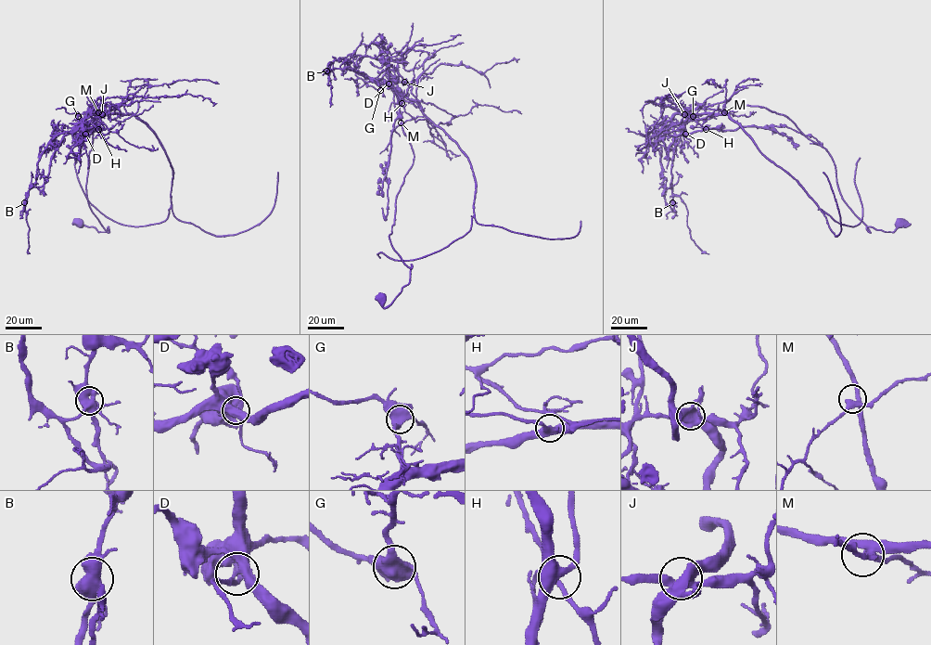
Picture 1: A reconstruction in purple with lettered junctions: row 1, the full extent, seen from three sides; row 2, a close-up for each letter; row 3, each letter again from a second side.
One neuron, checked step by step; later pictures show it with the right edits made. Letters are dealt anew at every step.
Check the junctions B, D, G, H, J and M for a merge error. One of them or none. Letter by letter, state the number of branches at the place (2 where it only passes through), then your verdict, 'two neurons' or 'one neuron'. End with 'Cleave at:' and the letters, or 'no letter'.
B: 5 branches meet; two neurons
D: 4 branches meet; one neuron
G: 4 branches meet; one neuron
H: 5 branches meet; one neuron
J: 5 branches meet; one neuron
M: 4 branches meet; one neuron
Cleave at: B

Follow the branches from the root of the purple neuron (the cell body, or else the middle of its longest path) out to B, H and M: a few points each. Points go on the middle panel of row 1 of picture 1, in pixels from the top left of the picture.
B: (382, 297), (387, 307), (410, 280), (388, 236), (414, 153), (388, 70), (377, 82), (327, 70)
H: (382, 297), (387, 307), (409, 282), (412, 266), (388, 238), (414, 153), (388, 70), (388, 83), (401, 103)
M: (382, 297), (387, 307), (409, 282), (412, 266), (403, 262), (388, 238), (397, 194), (414, 158), (401, 122)

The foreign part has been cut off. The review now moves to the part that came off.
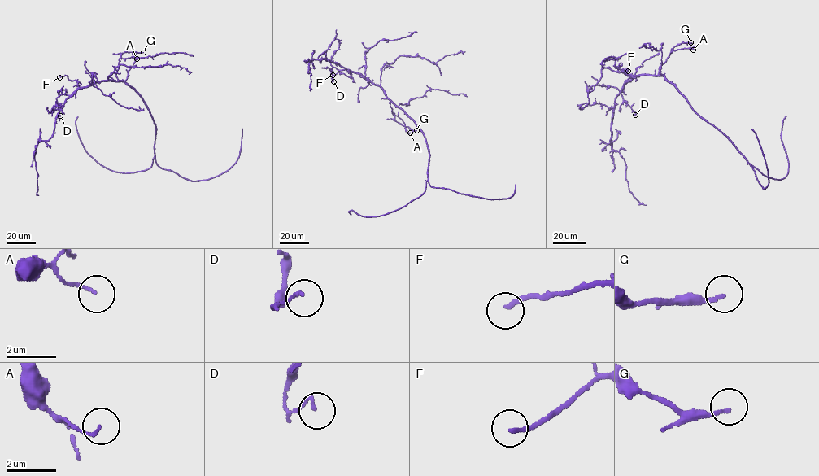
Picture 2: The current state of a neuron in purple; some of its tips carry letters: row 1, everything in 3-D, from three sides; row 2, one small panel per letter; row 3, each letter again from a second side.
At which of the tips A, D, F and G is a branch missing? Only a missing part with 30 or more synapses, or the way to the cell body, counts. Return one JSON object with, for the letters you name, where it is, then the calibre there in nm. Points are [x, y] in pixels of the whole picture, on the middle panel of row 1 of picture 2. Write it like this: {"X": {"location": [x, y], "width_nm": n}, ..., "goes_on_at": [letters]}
{"goes_on_at": []}

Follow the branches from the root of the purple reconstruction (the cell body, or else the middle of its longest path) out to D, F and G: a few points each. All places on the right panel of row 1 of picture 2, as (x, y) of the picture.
D: (680, 92), (664, 76), (636, 76), (624, 85), (622, 91), (620, 90), (635, 115)
F: (680, 92), (664, 76), (639, 75), (625, 83), (630, 76), (625, 69), (628, 71)
G: (680, 92), (658, 73), (659, 68), (673, 46), (681, 42), (690, 42)

